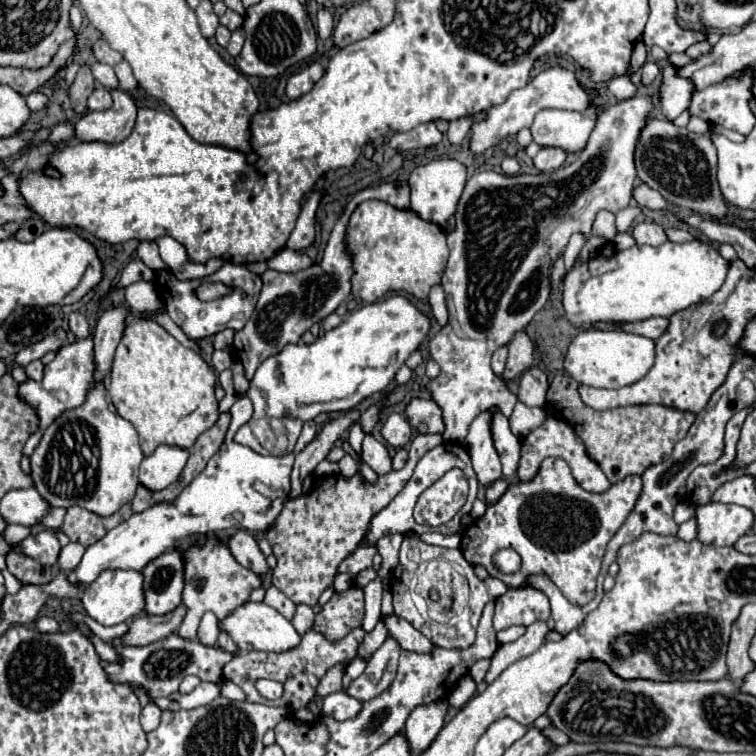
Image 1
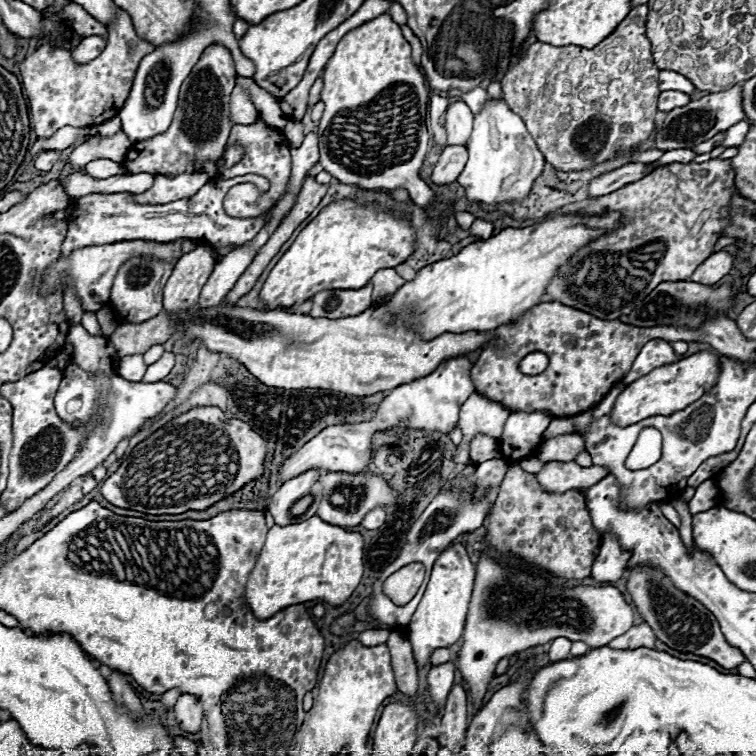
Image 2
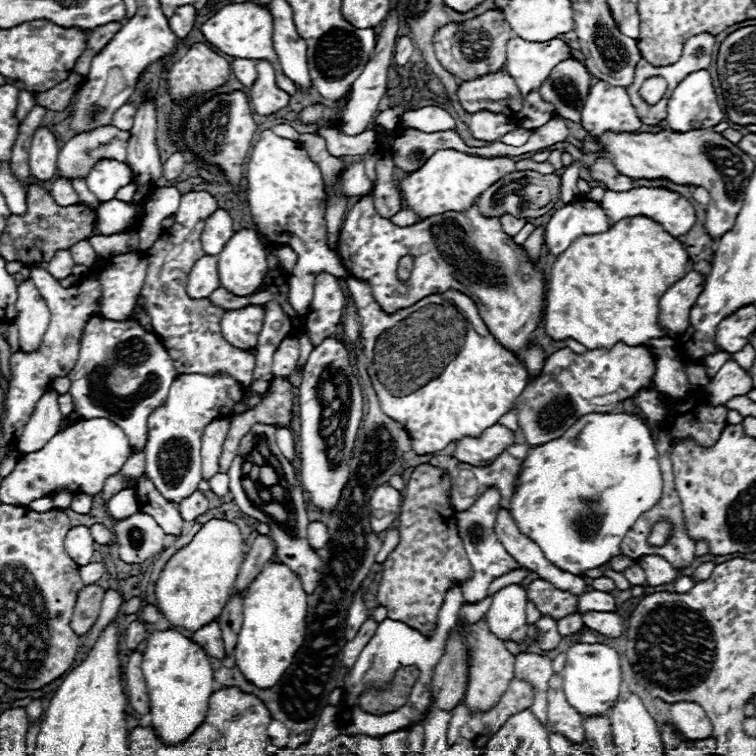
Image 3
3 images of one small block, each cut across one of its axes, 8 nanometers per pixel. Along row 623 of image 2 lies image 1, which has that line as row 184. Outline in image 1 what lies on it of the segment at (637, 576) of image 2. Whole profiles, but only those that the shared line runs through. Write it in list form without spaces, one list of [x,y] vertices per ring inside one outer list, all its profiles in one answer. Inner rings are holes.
[[[648,118],[636,144],[634,162],[636,162],[638,178],[644,184],[648,184],[652,190],[658,190],[668,202],[712,218],[716,218],[716,214],[726,214],[726,204],[716,182],[716,148],[708,138],[708,134],[694,134],[686,128],[678,128],[676,124],[668,124],[668,120]]]

